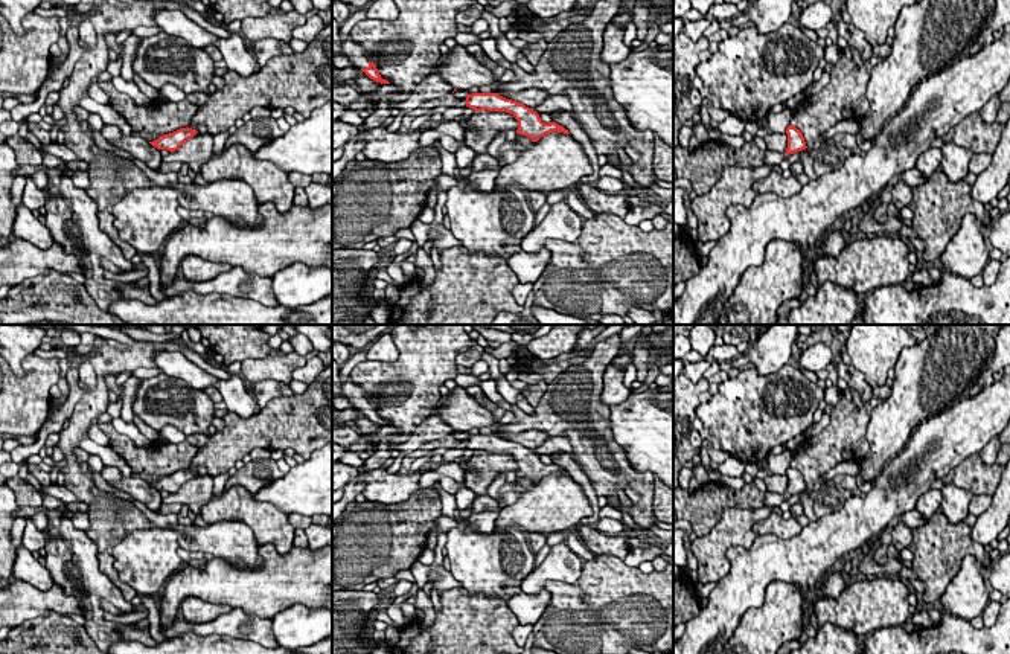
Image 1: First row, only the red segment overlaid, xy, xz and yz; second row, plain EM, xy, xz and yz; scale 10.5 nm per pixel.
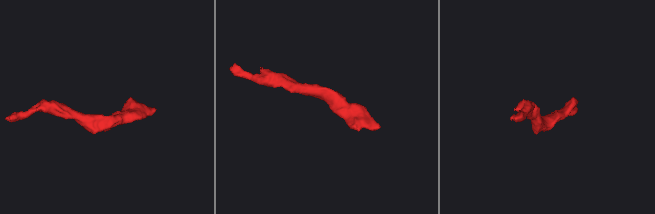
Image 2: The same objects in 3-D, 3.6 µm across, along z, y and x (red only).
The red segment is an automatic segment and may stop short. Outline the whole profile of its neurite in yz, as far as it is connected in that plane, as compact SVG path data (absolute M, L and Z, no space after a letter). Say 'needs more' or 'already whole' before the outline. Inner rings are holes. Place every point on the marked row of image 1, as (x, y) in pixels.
already whole; M789 125L786 128L786 134L788 134L788 148L786 148L788 155L807 148L801 131L797 130L795 127Z

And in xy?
already whole; M180 128L174 133L160 136L157 140L149 142L157 149L177 151L186 140L192 139L198 131L192 128Z

